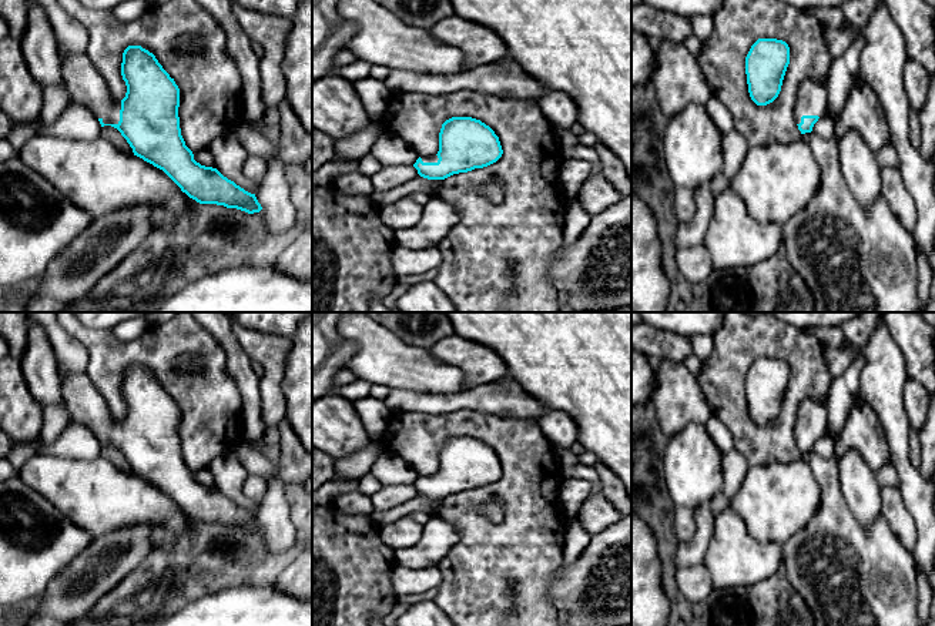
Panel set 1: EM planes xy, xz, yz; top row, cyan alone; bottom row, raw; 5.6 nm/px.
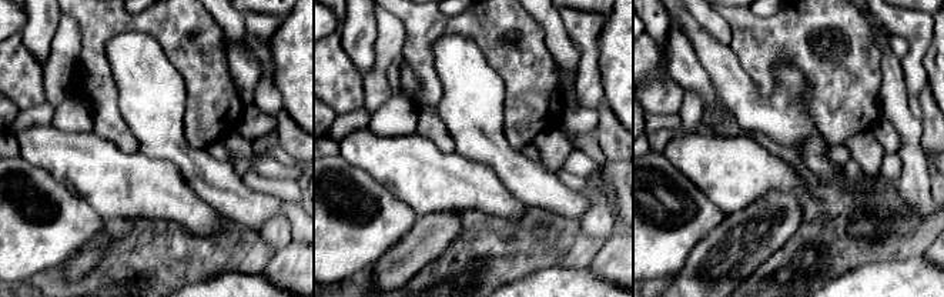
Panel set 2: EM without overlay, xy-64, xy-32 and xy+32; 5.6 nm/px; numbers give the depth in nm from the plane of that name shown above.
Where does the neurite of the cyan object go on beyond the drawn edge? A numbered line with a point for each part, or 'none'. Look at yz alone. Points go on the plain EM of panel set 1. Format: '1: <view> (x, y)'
1: yz (813, 417)

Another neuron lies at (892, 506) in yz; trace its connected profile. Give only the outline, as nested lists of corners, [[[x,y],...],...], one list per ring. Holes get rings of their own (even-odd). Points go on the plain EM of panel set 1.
[[[884,486],[881,489],[881,515],[887,518],[895,536],[912,555],[916,542],[916,529],[902,501],[899,486]]]

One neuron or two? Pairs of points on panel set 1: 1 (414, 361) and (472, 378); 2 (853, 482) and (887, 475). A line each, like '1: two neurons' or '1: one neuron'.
1: two neurons
2: two neurons

